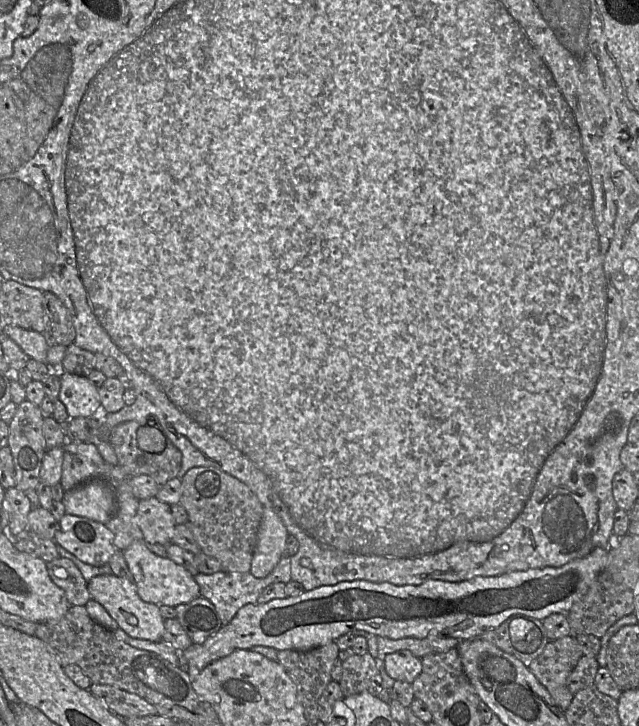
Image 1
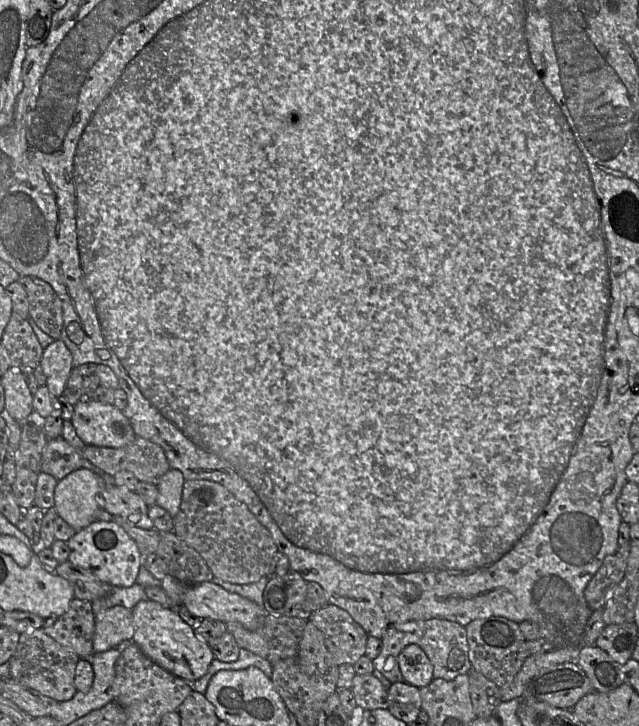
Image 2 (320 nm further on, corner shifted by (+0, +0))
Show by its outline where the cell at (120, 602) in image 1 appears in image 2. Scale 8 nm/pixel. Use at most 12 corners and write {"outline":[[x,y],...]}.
{"outline":[[148,599],[131,612],[133,641],[191,684],[214,659],[177,610]]}

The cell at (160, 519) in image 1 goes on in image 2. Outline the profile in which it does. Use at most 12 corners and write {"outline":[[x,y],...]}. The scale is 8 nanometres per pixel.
{"outline":[[110,480],[99,506],[132,526],[154,528],[149,506]]}

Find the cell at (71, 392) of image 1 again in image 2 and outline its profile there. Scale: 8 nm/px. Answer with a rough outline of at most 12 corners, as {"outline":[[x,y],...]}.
{"outline":[[85,397],[71,423],[85,445],[121,448],[136,438],[114,404]]}

